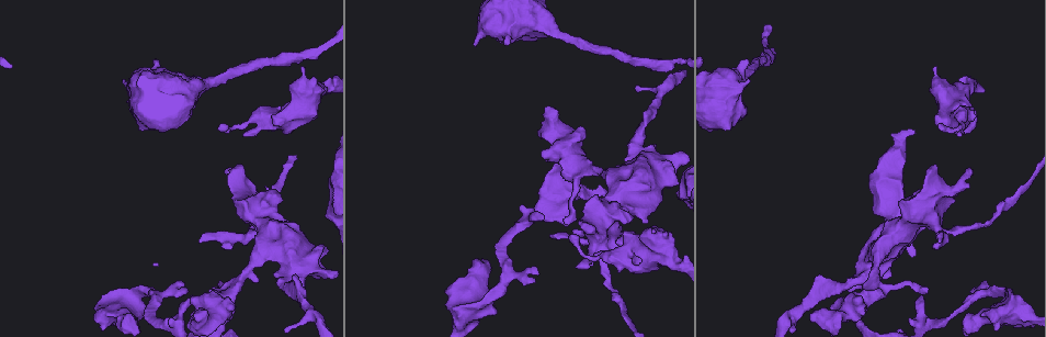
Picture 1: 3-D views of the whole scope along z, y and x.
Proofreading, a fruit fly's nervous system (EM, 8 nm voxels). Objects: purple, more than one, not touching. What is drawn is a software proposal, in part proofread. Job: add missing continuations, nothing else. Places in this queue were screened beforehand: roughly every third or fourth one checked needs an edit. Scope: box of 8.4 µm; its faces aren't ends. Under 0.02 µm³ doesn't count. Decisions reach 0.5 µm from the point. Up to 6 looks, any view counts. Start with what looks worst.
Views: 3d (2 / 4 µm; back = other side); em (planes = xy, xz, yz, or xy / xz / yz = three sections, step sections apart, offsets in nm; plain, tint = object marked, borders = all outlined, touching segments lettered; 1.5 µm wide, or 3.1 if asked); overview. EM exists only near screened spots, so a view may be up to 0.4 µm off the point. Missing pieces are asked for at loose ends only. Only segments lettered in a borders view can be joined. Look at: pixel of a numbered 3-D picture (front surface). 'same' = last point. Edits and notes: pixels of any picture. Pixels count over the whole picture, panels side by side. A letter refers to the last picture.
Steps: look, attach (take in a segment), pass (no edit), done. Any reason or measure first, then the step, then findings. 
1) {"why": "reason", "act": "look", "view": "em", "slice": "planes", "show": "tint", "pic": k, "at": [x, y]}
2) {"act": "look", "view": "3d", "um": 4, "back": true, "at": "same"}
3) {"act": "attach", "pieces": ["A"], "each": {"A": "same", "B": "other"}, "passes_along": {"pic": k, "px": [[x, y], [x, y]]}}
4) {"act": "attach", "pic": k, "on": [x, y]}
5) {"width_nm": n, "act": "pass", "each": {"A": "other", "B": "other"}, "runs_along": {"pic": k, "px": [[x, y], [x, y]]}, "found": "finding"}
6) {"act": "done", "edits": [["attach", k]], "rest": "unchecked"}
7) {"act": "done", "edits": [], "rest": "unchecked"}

{"why": "an open end", "act": "look", "view": "3d", "um": 2, "pic": 1, "at": [507, 43]}

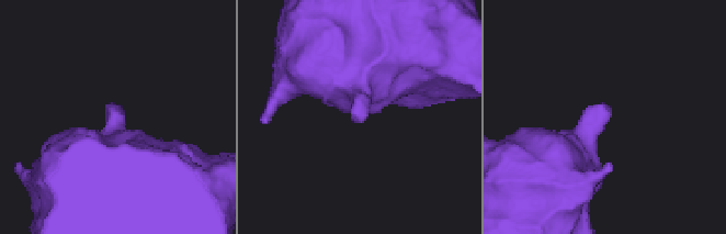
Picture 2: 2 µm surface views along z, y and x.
{"act": "look", "view": "em", "slice": "xz", "step": 8, "show": "tint", "pic": 2, "at": [108, 107]}

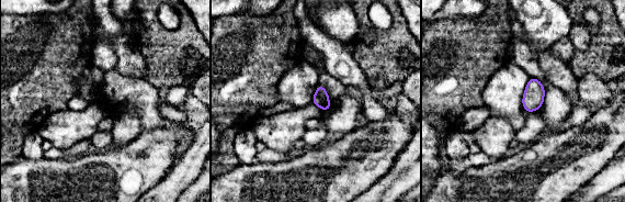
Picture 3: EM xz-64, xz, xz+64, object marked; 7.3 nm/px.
{"act": "look", "view": "em", "slice": "planes", "show": "borders", "at": "same"}

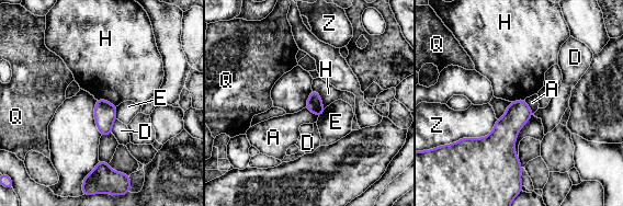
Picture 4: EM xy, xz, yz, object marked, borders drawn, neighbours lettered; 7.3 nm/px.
{"act": "pass", "each": {"A": "other", "D": "other", "E": "other", "H": "other", "Q": "other", "Z": "other"}, "border": {"pic": 4, "px": [[312, 89], [319, 95], [324, 109]]}, "found": "none of them fits"}

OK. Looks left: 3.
{"why": "free end", "act": "look", "view": "3d", "um": 2, "pic": 1, "at": [645, 270]}

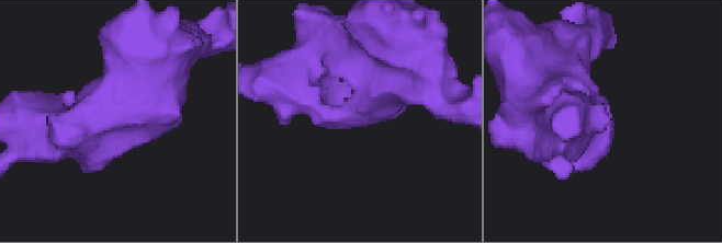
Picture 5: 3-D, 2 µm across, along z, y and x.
{"act": "look", "view": "em", "slice": "xz", "step": 8, "show": "plain", "pic": 5, "at": [602, 138]}

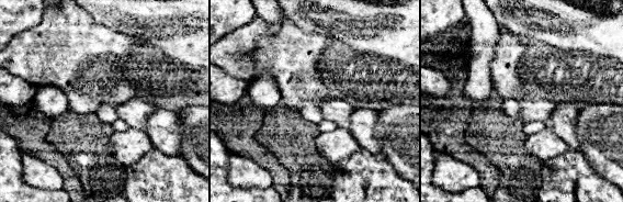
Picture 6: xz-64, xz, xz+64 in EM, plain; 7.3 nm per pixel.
{"why": "what lies round it", "act": "look", "view": "em", "slice": "xz", "step": 8, "show": "borders", "at": "same"}

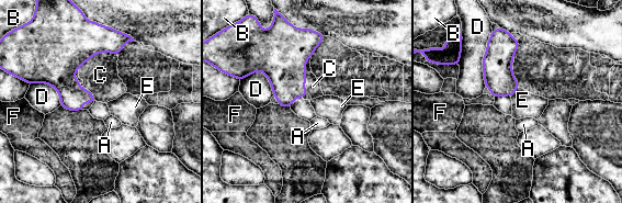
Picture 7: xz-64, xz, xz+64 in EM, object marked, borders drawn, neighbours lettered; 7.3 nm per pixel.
{"longest_contact_nm": ["D", 400], "act": "attach", "pieces": ["C"], "each": {"A": "other", "B": "other", "C": "same", "D": "other", "E": "other", "F": "other"}, "passes_along": {"pic": 7, "px": [[281, 54], [306, 77], [313, 86]]}, "found": "it goes on there"}

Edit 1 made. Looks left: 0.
{"act": "done", "edits": [["attach", 7]], "rest": "unchecked"}

